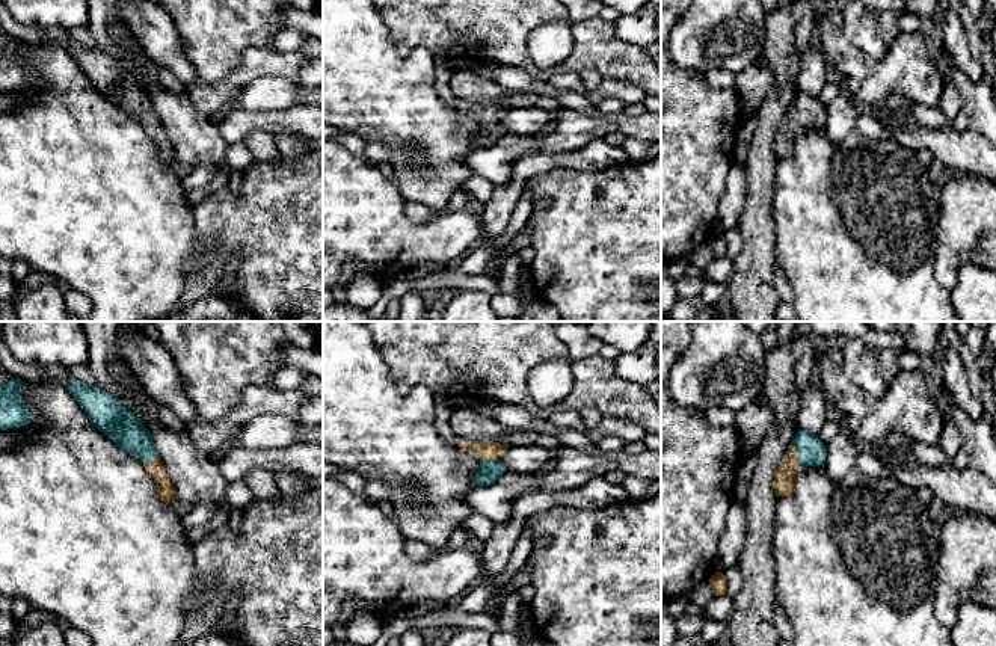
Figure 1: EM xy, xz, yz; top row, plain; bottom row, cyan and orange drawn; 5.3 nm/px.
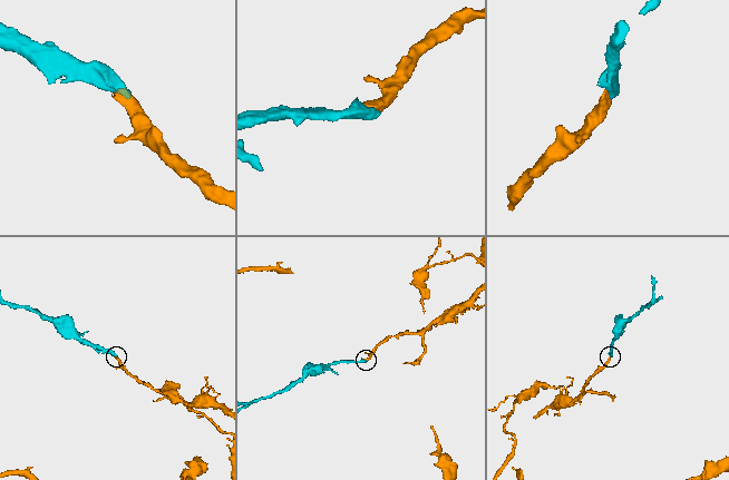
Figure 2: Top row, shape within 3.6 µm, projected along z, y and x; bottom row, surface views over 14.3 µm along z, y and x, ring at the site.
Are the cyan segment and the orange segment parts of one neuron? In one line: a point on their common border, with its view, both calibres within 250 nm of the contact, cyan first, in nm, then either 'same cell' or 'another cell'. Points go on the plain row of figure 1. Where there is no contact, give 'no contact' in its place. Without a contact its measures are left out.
meets cyan in yz at (797, 118); 160 nm thick on the cyan side, 130 nm on the other; same cell

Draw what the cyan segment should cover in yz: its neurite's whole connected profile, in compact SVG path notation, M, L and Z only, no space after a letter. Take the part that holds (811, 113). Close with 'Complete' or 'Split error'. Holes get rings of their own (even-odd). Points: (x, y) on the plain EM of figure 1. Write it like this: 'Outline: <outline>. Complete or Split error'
Outline: M797 92L794 106L788 110L783 122L773 136L773 151L776 158L791 158L795 148L795 136L801 130L824 128L827 107L816 97Z. Split error

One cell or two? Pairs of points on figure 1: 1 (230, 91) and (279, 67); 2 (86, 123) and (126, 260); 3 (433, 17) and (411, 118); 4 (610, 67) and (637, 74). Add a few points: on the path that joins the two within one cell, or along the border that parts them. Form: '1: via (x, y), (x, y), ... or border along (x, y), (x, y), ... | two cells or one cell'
1: via (240, 79), (252, 67), (267, 67) | one cell
2: via (86, 157), (86, 196), (115, 225) | one cell
3: border along (391, 38), (403, 56), (417, 47), (433, 55) | two cells
4: via (616, 67), (631, 68) | one cell

